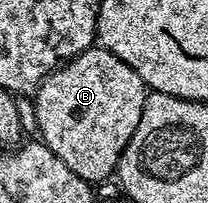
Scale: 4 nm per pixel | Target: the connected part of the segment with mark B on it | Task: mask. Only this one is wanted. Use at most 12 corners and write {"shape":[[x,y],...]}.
{"shape":[[88,48],[33,94],[41,140],[84,180],[113,178],[146,84]]}

